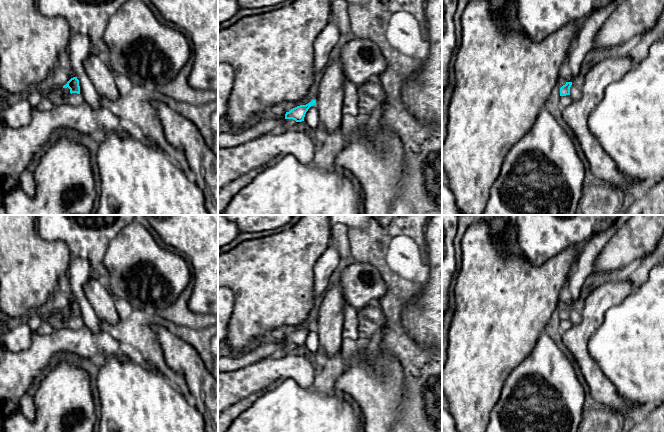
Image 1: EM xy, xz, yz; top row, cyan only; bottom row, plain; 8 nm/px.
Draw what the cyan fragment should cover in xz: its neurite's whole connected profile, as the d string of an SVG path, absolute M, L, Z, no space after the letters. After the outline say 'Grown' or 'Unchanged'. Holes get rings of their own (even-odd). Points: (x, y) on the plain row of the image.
M312 324L306 329L300 329L291 333L289 336L286 336L285 343L293 343L296 346L304 345L306 336L311 330L315 329L315 327L316 327L316 324Z. Unchanged

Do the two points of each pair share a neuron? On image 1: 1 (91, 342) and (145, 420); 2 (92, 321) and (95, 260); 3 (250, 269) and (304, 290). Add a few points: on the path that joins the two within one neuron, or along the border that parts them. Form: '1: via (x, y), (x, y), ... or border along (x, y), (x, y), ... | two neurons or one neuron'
1: border along (108, 356), (99, 360) | two neurons
2: border along (78, 256), (88, 261), (91, 276) | two neurons
3: via (263, 273), (282, 290), (291, 290) | one neuron

